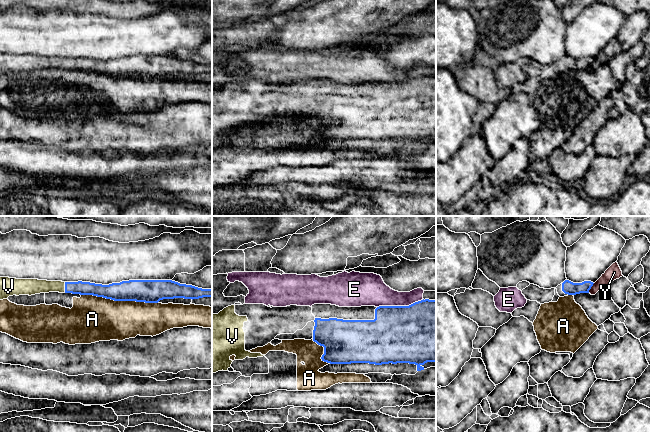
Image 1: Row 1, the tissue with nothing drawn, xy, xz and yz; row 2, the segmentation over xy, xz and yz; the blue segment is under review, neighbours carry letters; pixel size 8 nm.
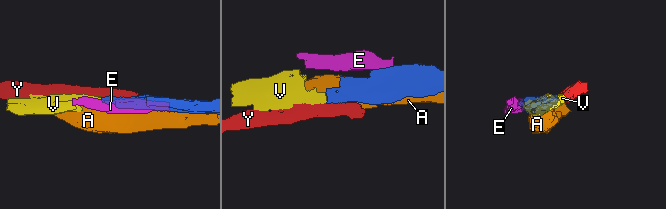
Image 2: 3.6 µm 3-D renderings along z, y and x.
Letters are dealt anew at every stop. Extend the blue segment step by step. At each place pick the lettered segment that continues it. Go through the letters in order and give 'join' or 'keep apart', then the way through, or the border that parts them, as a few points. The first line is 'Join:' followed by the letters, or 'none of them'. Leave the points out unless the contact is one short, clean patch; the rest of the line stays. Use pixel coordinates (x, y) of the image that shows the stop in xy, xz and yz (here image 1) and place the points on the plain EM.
Join: V
A: keep apart
E: keep apart | along xz (423, 75), (408, 81), (379, 81), (377, 83)
V: join | across xy (83, 64), (65, 63), (34, 62)
Y: keep apart | along yz (594, 59), (588, 68)

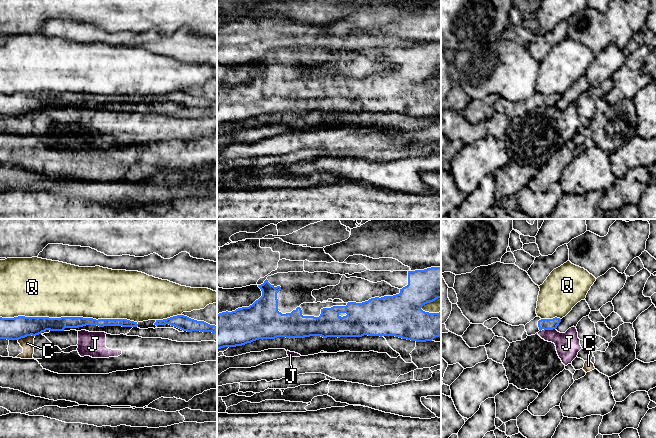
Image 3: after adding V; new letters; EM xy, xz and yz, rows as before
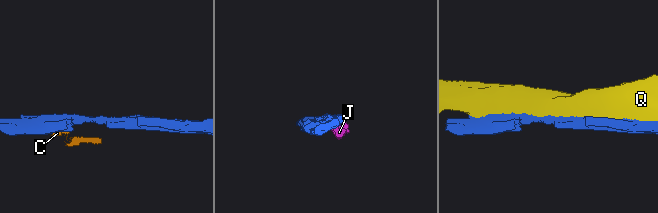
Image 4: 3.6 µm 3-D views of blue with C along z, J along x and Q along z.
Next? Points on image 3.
Join: none of them
C: keep apart | along xy (34, 111), (21, 113), (18, 116)
J: keep apart
Q: keep apart

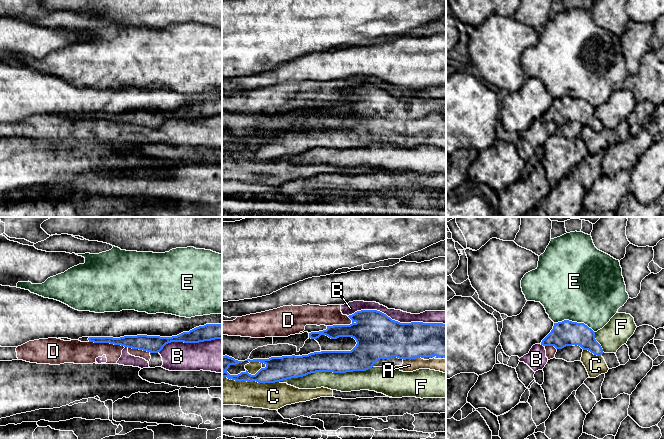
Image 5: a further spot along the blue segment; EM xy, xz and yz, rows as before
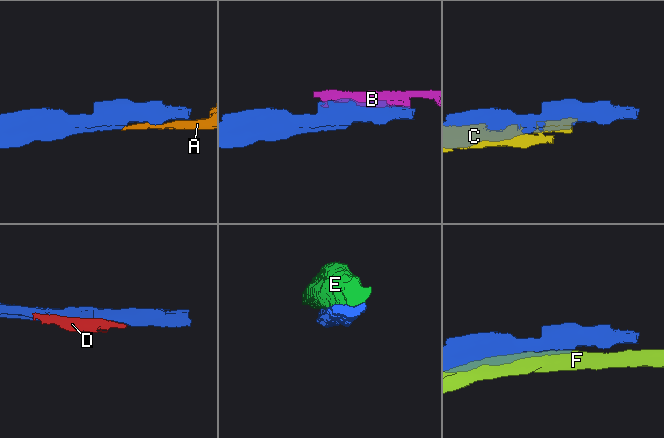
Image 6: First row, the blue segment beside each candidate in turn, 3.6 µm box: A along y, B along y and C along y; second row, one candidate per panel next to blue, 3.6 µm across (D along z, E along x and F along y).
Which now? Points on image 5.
Join: A
A: join
B: keep apart
C: keep apart
D: keep apart
E: keep apart
F: keep apart

